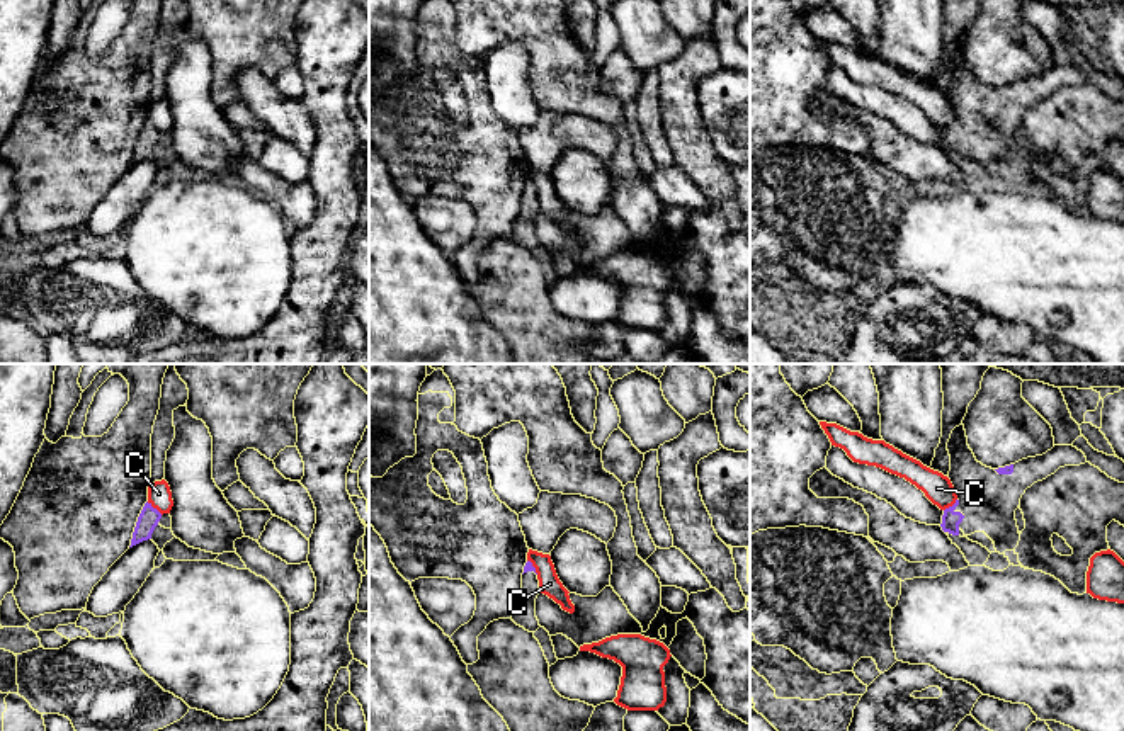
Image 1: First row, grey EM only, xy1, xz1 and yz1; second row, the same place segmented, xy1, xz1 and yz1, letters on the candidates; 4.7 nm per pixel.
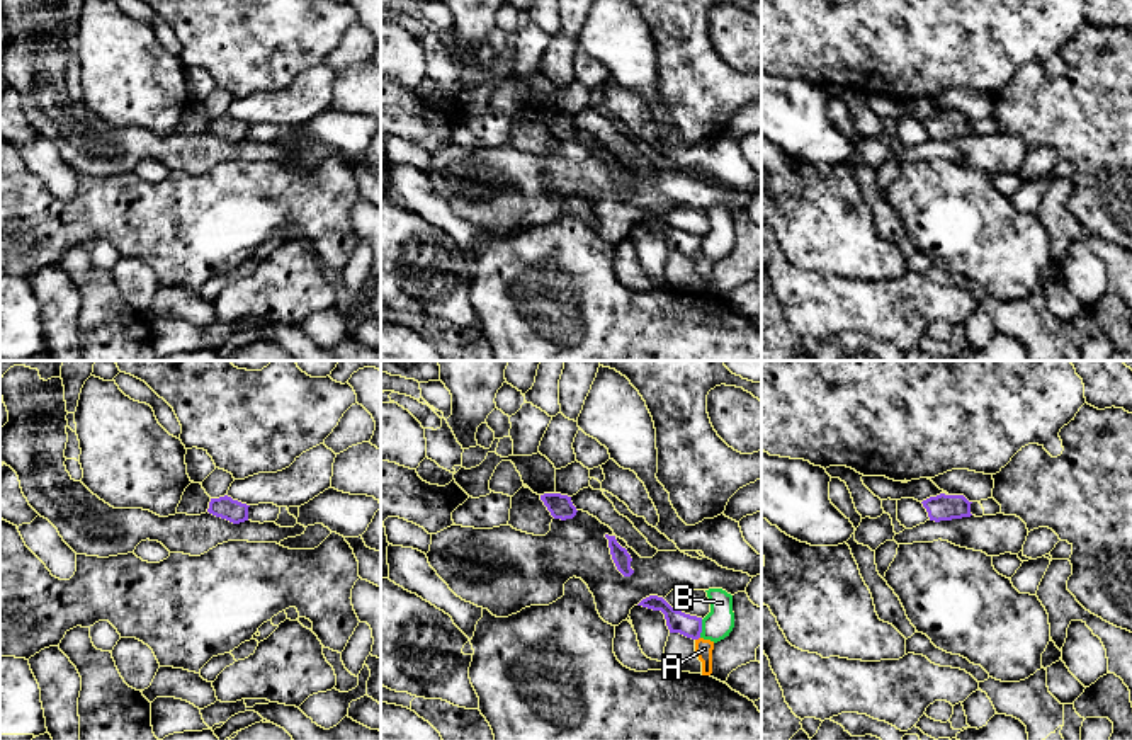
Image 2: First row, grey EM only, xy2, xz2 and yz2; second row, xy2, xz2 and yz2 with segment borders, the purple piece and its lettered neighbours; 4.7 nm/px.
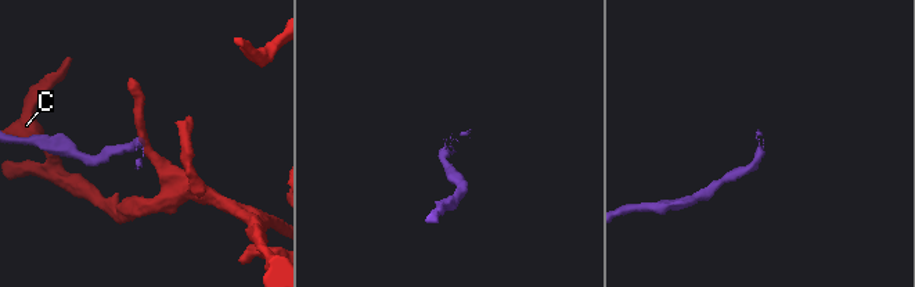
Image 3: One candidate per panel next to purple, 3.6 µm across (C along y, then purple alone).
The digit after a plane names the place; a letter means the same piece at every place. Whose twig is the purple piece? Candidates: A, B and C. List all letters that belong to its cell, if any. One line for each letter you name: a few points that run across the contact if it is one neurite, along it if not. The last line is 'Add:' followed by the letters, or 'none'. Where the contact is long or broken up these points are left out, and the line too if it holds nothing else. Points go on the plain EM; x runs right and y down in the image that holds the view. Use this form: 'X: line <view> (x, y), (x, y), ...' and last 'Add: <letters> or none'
Add: none

